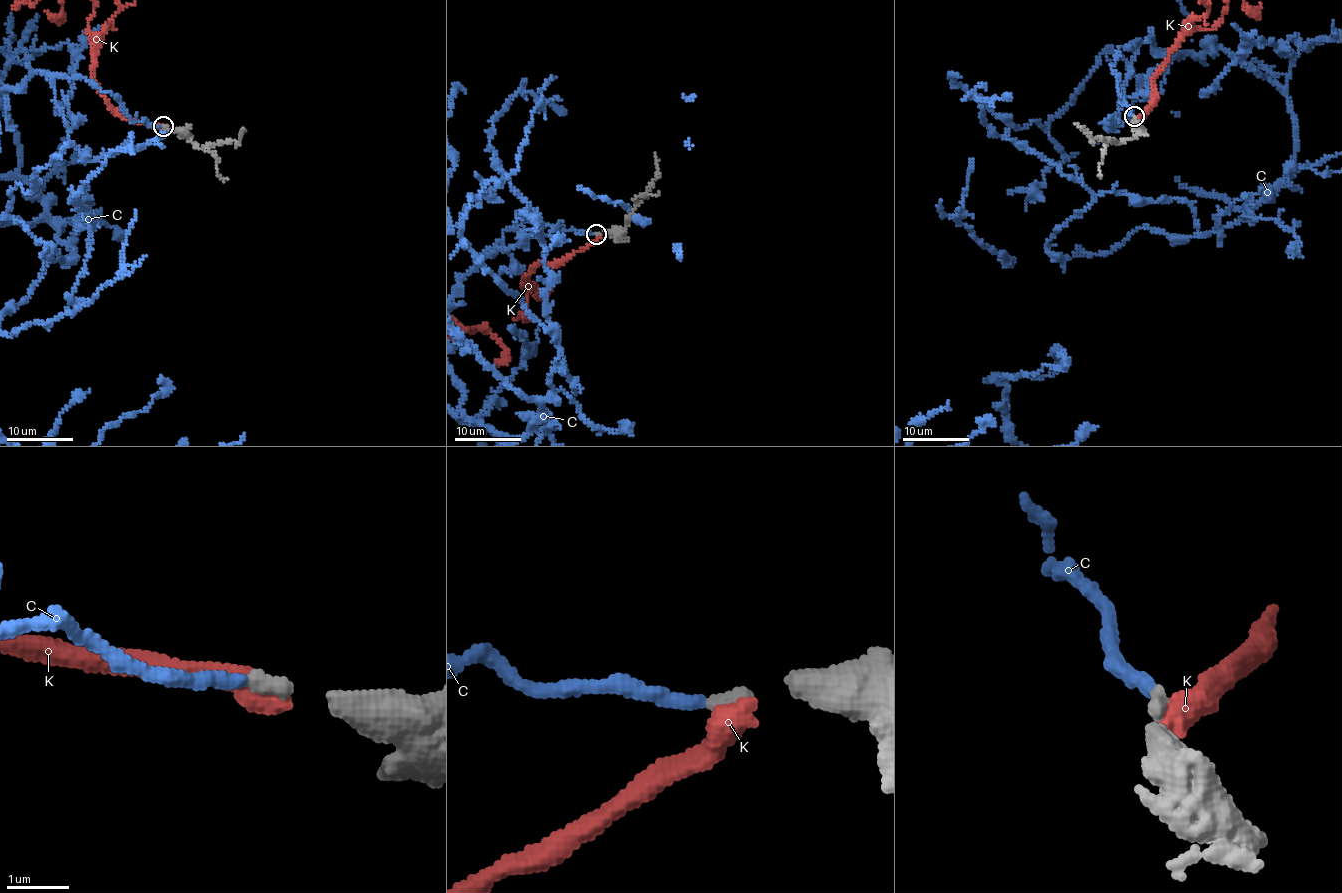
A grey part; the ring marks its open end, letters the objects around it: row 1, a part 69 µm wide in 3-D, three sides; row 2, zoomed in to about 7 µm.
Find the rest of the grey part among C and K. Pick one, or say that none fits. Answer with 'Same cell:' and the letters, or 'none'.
Same cell: C

